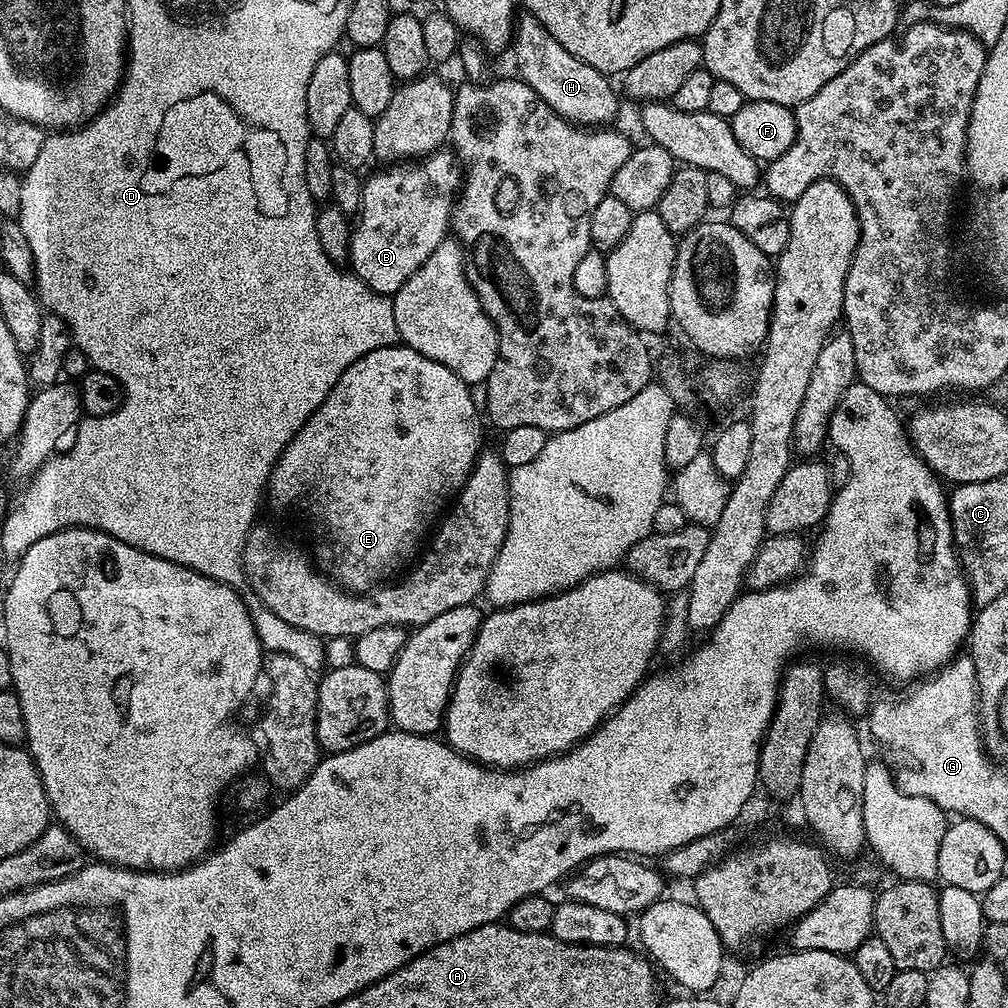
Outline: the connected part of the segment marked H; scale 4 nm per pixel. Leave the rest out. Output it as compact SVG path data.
M524 14L515 21L514 35L510 45L511 52L513 58L516 59L516 68L520 71L517 72L519 79L524 80L526 86L530 86L530 90L534 90L534 94L538 94L538 98L542 98L542 102L550 106L550 110L554 110L572 124L581 126L608 126L613 123L612 119L620 108L621 97L618 92L618 97L616 97L616 92L608 81L611 79L605 73L594 70L594 66L586 66L586 62L574 58L574 54L570 54L570 50L560 45L554 39L554 34L550 34L550 30L546 30L546 26L538 22L538 18Z

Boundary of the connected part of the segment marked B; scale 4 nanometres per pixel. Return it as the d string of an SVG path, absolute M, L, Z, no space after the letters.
M441 150L415 162L397 162L381 169L369 180L367 177L360 189L360 207L352 228L347 263L352 275L370 286L370 290L391 297L404 285L406 278L438 250L442 241L449 239L452 209L462 187L462 168L451 151Z

